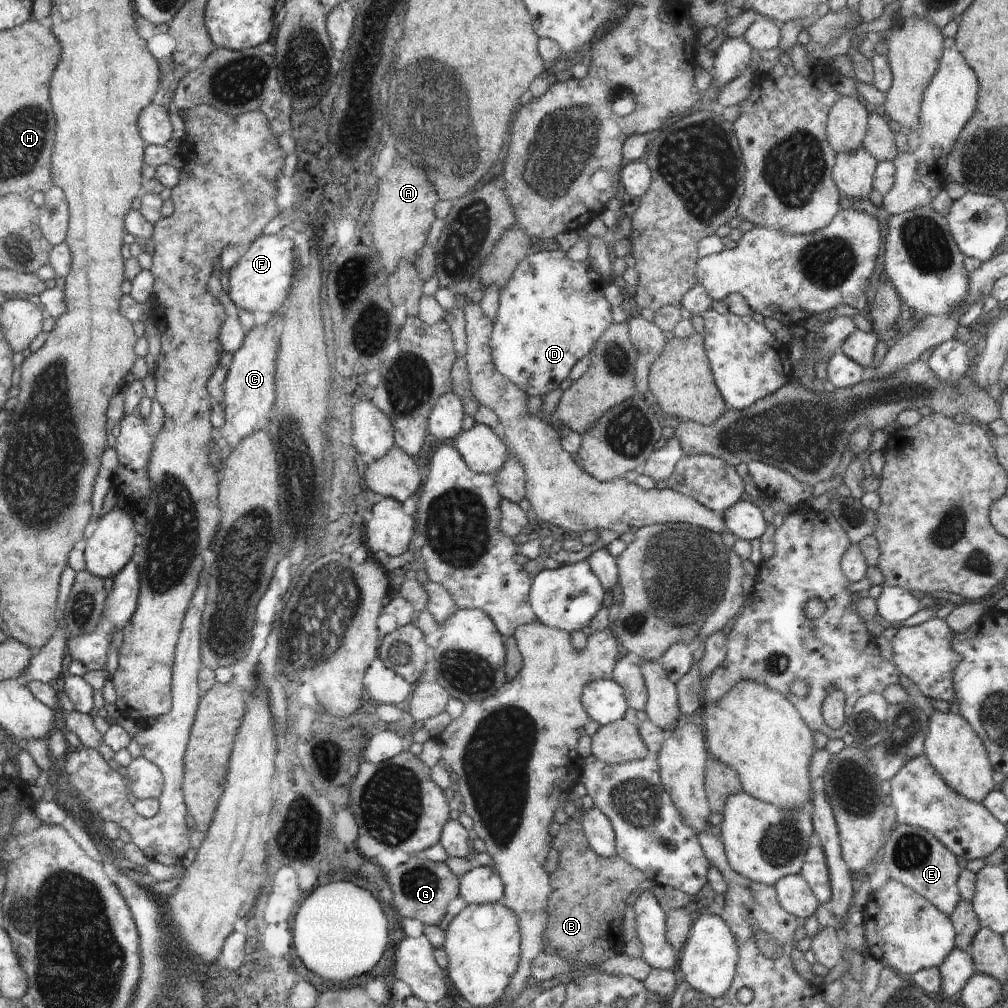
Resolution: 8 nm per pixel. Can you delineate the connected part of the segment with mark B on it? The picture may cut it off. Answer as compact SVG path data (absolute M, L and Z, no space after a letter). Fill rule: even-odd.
M569 818L553 838L553 846L558 851L559 859L557 868L549 874L551 893L548 899L549 917L545 930L544 952L564 955L572 962L582 965L601 965L625 950L623 918L627 905L626 898L638 889L651 889L655 882L616 854L608 858L597 855L588 844L580 820Z

